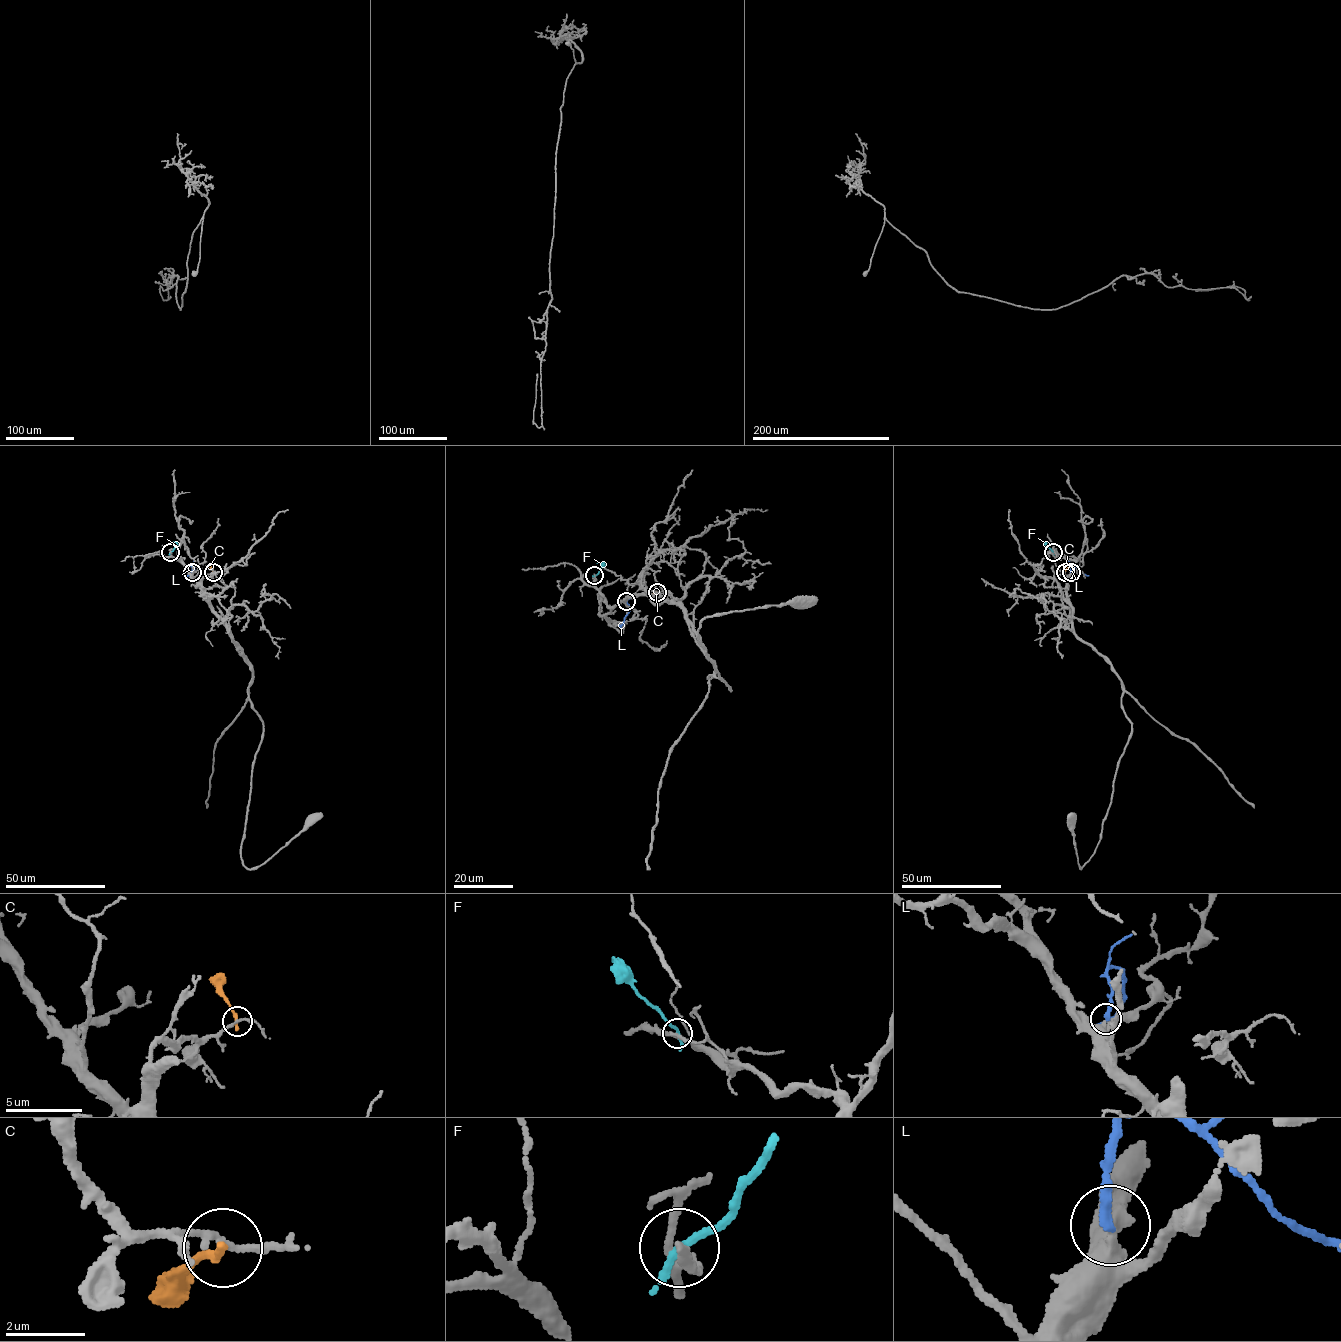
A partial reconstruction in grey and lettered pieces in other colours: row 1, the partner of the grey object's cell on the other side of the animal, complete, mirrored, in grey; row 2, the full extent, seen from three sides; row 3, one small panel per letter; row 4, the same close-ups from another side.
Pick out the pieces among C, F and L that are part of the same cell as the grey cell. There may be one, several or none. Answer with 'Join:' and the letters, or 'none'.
Join: L

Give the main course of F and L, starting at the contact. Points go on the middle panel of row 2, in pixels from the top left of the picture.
F: (594, 575), (601, 567), (597, 563)
L: (625, 601), (629, 612), (620, 627)

